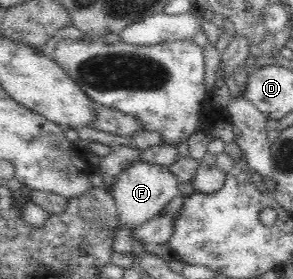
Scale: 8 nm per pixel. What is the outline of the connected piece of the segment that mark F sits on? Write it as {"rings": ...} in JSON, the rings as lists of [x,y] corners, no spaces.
{"rings":[[[141,160],[118,173],[115,181],[109,185],[107,192],[113,196],[115,208],[119,212],[120,225],[134,228],[160,215],[163,207],[178,194],[177,184],[177,178],[168,166],[160,166]]]}

